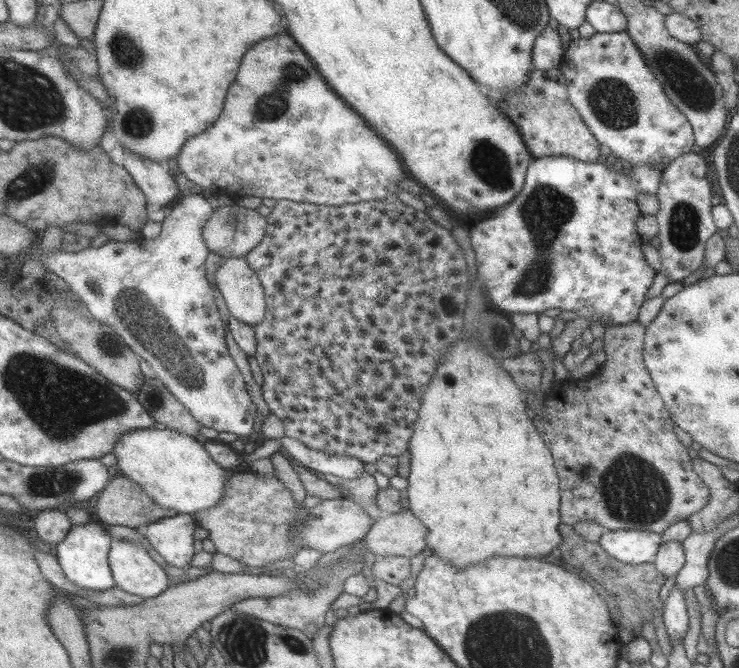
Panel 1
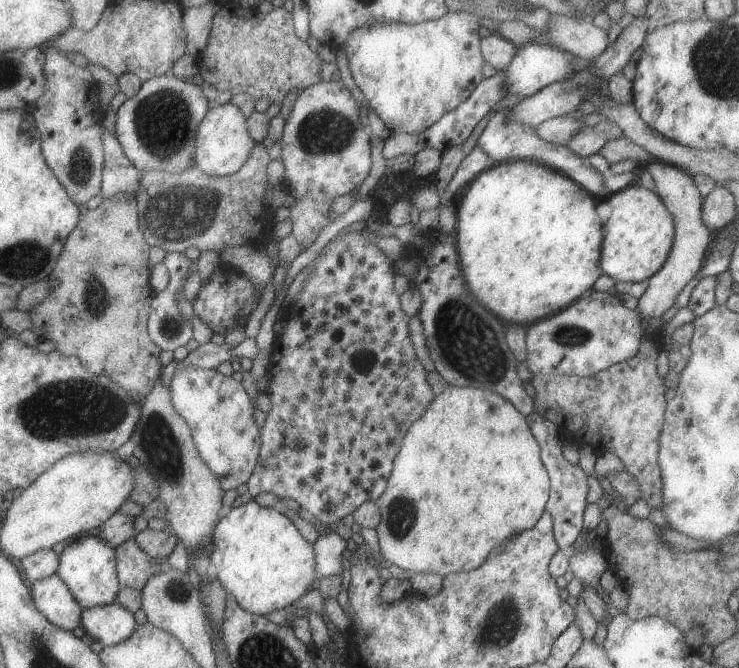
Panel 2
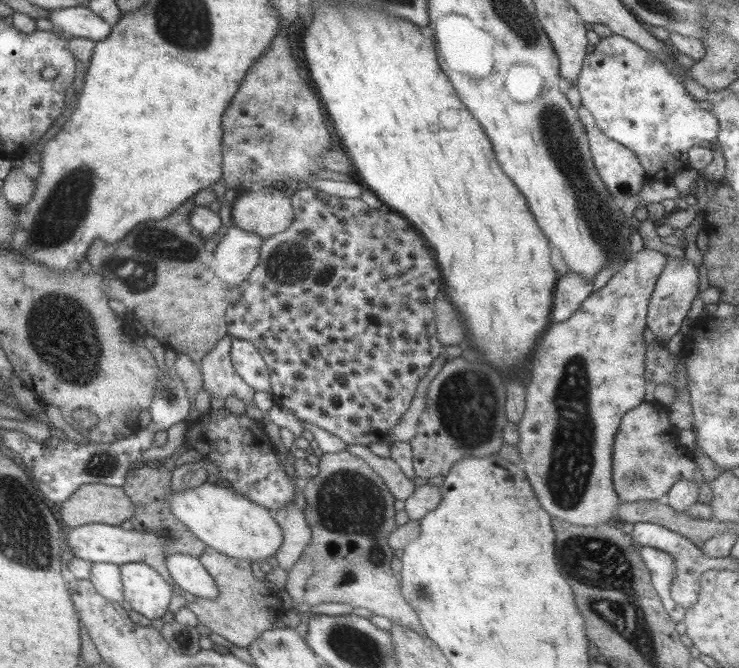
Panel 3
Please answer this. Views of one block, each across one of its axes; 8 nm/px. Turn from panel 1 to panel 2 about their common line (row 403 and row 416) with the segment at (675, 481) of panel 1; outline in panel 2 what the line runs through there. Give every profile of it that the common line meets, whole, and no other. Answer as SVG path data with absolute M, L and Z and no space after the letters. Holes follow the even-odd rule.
M657 159L650 162L647 171L656 183L656 193L674 218L676 234L668 260L648 279L648 288L638 300L638 316L642 320L640 350L632 354L632 358L592 376L552 376L536 373L533 374L530 384L536 390L536 396L532 396L535 412L558 427L564 444L574 442L578 450L586 445L595 450L598 443L602 443L604 450L616 453L624 468L636 478L640 484L642 500L646 500L652 509L658 509L662 508L661 486L664 486L662 470L658 464L658 450L667 407L664 395L666 385L658 375L656 367L658 353L664 350L664 338L660 336L664 326L661 316L676 304L678 294L703 267L714 241L711 239L712 232L708 230L706 223L702 222L704 197L700 194L693 176L680 166L666 164Z

